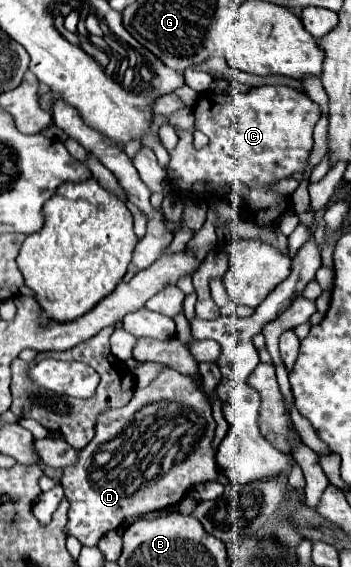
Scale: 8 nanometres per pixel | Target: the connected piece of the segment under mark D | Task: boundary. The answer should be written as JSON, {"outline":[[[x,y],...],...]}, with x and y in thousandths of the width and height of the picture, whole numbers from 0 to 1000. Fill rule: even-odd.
{"outline":[[[464,651],[453,668],[442,668],[425,683],[385,686],[356,718],[288,728],[271,750],[265,778],[231,792],[214,820],[185,824],[185,838],[174,845],[185,877],[197,884],[191,940],[219,947],[236,961],[265,965],[299,940],[339,933],[362,912],[504,891],[550,859],[584,848],[618,848],[624,824],[613,813],[613,792],[601,785],[613,753],[618,746],[607,739],[601,711],[578,690],[567,690],[561,672],[544,665],[521,668],[521,661],[499,661],[493,651]]]}

